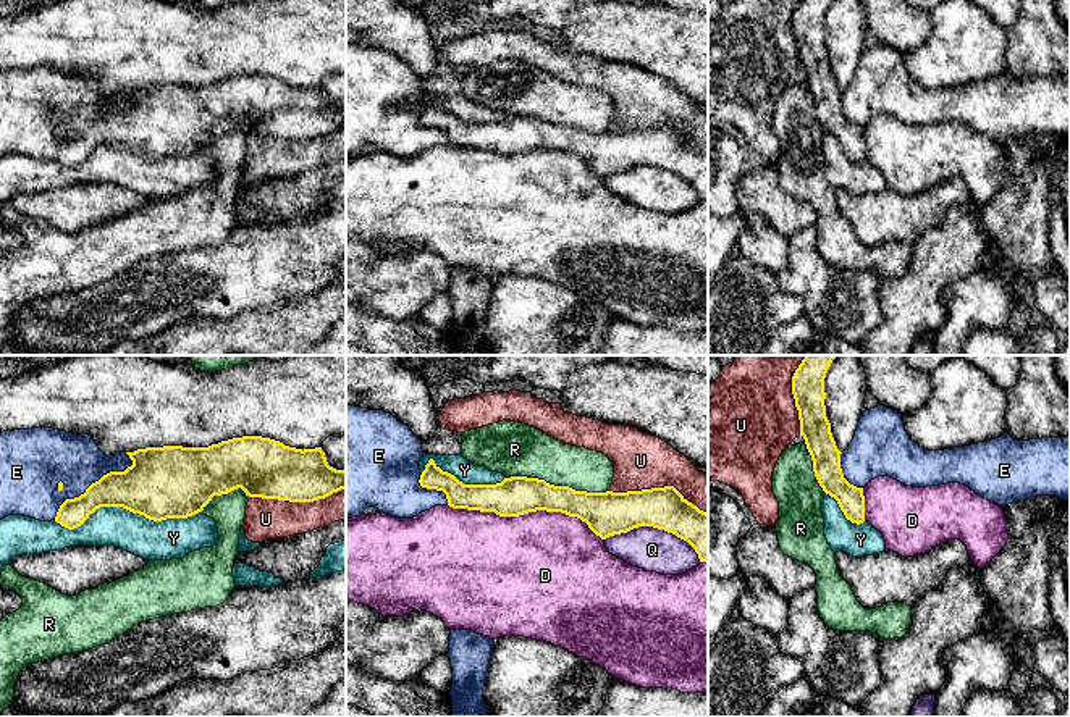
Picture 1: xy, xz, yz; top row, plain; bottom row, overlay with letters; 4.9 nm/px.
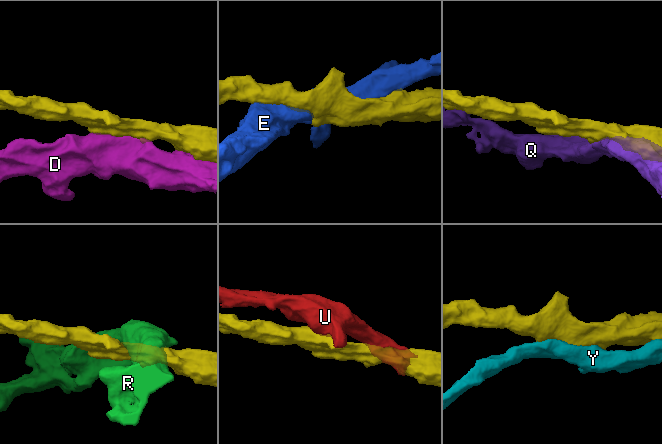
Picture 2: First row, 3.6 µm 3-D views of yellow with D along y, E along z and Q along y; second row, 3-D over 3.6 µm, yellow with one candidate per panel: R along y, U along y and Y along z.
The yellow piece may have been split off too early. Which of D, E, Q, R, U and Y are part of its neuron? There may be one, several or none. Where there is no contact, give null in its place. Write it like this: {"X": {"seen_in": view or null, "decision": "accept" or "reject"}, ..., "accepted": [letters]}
{"D": {"seen_in": "xz", "decision": "reject"}, "E": {"seen_in": "xy", "decision": "reject"}, "Q": {"seen_in": "xz", "decision": "reject"}, "R": {"seen_in": "xz", "decision": "reject"}, "U": {"seen_in": "xz", "decision": "reject"}, "Y": {"seen_in": "xy", "decision": "reject"}, "accepted": []}

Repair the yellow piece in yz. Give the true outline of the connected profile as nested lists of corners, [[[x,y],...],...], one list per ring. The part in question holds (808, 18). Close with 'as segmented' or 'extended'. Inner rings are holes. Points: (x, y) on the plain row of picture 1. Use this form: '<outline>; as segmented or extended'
[[[802,0],[792,15],[792,32],[800,58],[800,74],[813,99],[815,115],[852,161],[865,160],[863,126],[850,123],[840,107],[840,89],[826,55],[824,16],[832,0]]]; as segmented

